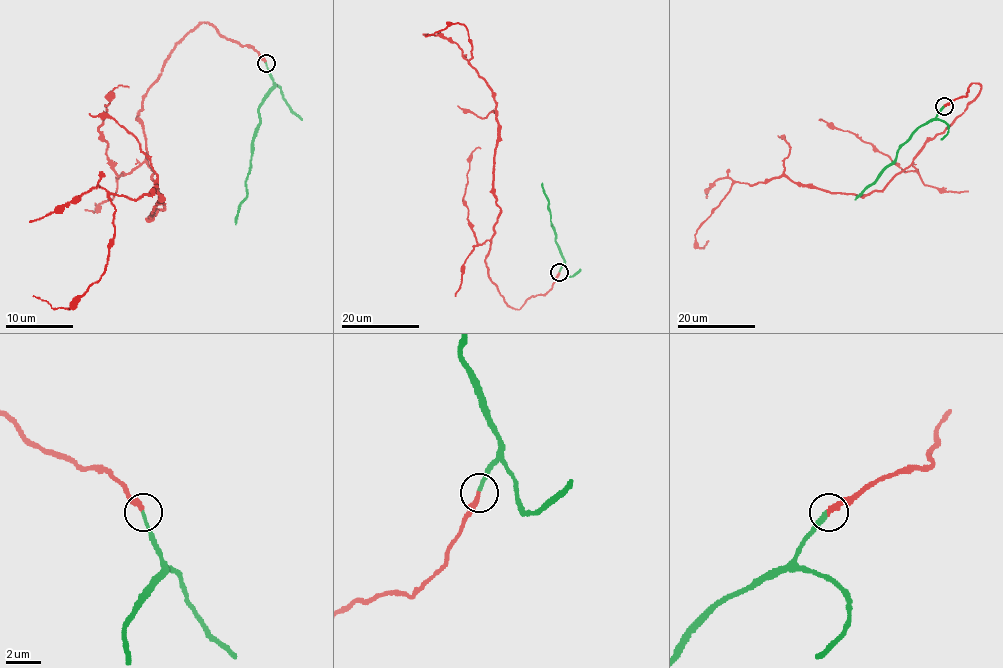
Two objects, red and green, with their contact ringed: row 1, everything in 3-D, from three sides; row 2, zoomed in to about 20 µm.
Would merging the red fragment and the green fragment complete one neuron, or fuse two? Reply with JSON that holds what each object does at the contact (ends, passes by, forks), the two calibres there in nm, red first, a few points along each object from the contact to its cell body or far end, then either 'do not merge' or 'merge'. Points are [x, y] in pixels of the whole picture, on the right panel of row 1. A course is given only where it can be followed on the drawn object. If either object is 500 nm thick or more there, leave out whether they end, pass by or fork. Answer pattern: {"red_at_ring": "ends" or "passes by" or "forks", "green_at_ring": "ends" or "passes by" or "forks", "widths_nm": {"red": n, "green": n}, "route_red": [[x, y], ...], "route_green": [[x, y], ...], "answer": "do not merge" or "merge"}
{"red_at_ring": "ends", "green_at_ring": "ends", "widths_nm": {"red": 280, "green": 220}, "route_red": [[943, 106], [981, 87], [881, 191], [829, 192], [784, 176], [734, 183], [697, 230], [700, 248], [708, 241]], "route_green": [[943, 106], [936, 117], [914, 131], [899, 150], [897, 157], [855, 199]], "answer": "merge"}

